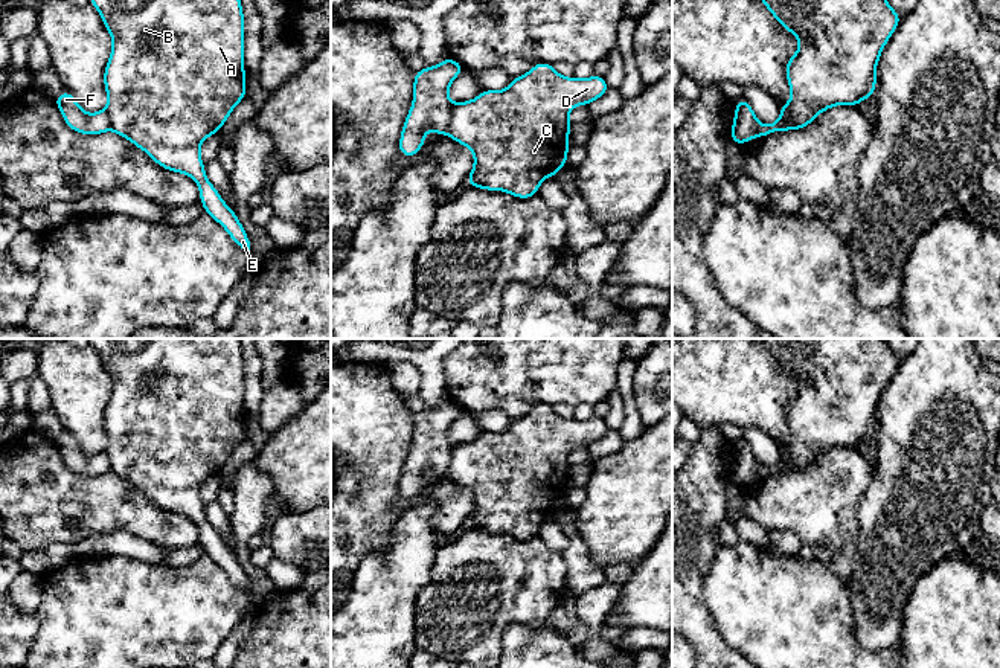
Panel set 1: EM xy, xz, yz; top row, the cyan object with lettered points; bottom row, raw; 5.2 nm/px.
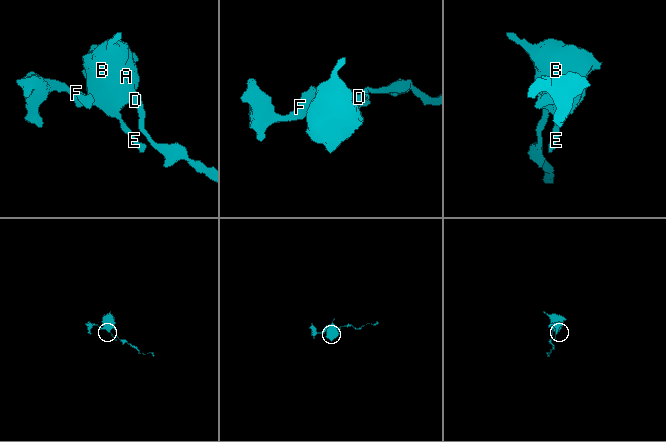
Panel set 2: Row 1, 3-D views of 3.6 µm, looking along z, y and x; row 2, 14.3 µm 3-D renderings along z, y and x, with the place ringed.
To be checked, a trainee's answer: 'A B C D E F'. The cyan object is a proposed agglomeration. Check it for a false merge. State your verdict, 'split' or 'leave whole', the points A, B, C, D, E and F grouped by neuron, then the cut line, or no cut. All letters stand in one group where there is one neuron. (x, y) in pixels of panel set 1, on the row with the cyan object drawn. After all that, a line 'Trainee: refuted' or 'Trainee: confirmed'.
split; A B C D E / F; cut in xz along (455, 104), (444, 133)
Trainee: refuted

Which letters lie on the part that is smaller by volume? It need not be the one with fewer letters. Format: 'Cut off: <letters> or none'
Cut off: F

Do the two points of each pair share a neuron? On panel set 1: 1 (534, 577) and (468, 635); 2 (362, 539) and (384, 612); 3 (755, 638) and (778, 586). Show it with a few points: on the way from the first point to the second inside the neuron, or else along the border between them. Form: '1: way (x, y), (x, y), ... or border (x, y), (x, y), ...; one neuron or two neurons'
1: way (520, 589), (483, 623); one neuron
2: border (391, 528), (387, 545), (369, 552), (352, 574); two neurons
3: way (767, 626), (778, 615), (778, 598); one neuron

